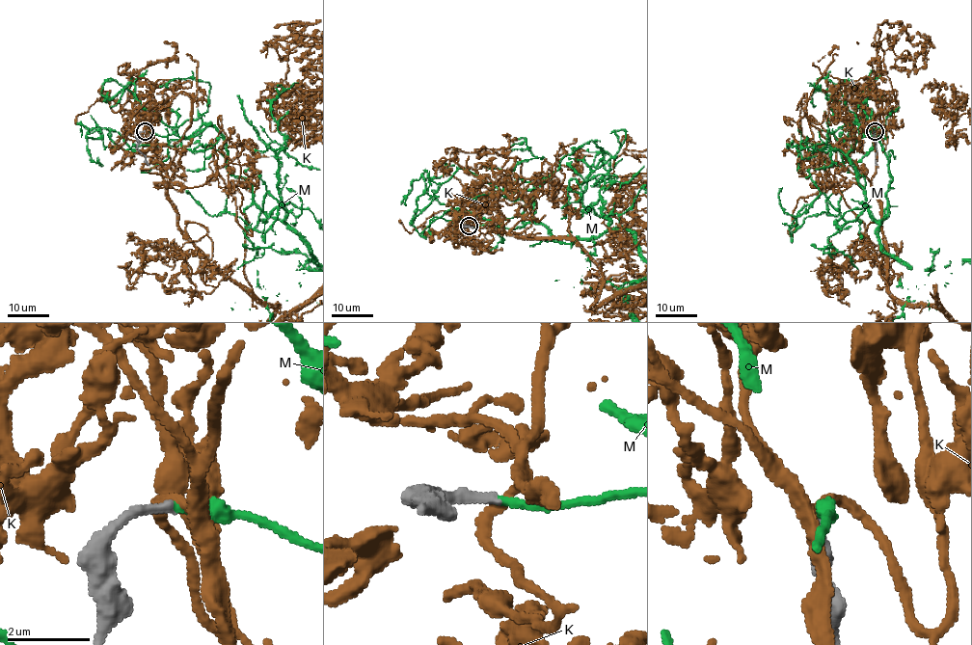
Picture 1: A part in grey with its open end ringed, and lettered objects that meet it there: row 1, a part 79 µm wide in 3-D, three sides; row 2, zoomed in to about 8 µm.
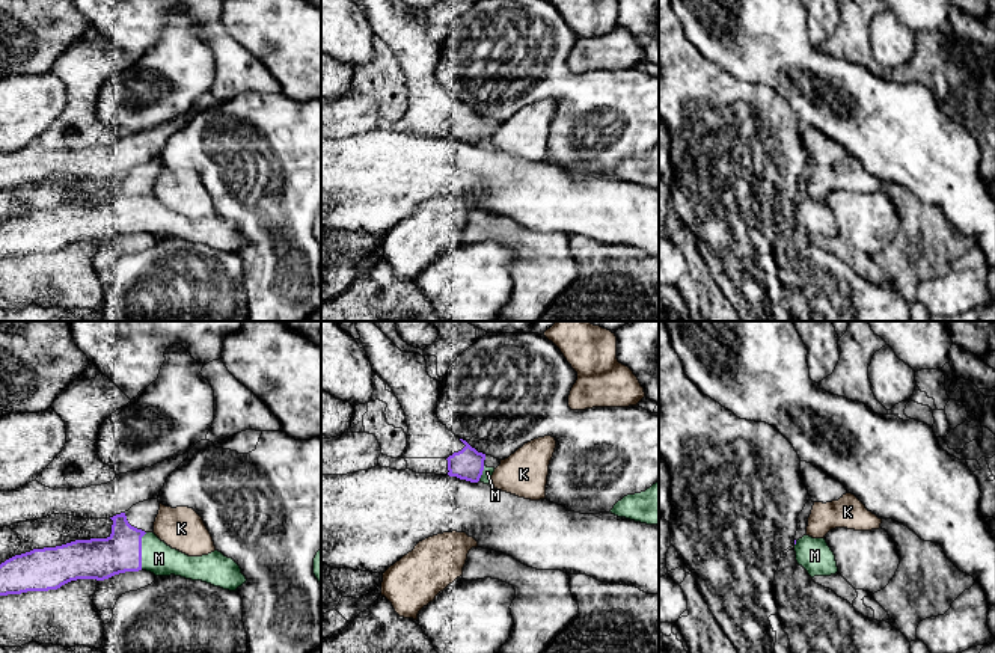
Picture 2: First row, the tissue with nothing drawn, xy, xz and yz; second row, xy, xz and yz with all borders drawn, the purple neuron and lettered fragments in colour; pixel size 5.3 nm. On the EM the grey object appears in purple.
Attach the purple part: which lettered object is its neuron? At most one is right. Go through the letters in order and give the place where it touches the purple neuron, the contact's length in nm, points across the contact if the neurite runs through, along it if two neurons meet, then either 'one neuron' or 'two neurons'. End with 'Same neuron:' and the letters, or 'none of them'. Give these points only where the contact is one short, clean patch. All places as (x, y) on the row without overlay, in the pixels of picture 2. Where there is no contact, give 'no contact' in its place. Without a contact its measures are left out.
K: no contact; two neurons
M: meets purple in xy at (140, 213); contact 200 nm long; runs through xy (98, 220), (122, 213), (140, 213), (159, 220); one neuron
Same neuron: M

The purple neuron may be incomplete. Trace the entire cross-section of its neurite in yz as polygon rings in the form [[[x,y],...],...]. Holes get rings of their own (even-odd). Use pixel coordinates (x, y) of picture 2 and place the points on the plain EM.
[[[804,198],[794,202],[796,223],[811,240],[831,238],[838,234],[835,217],[825,201]]]

